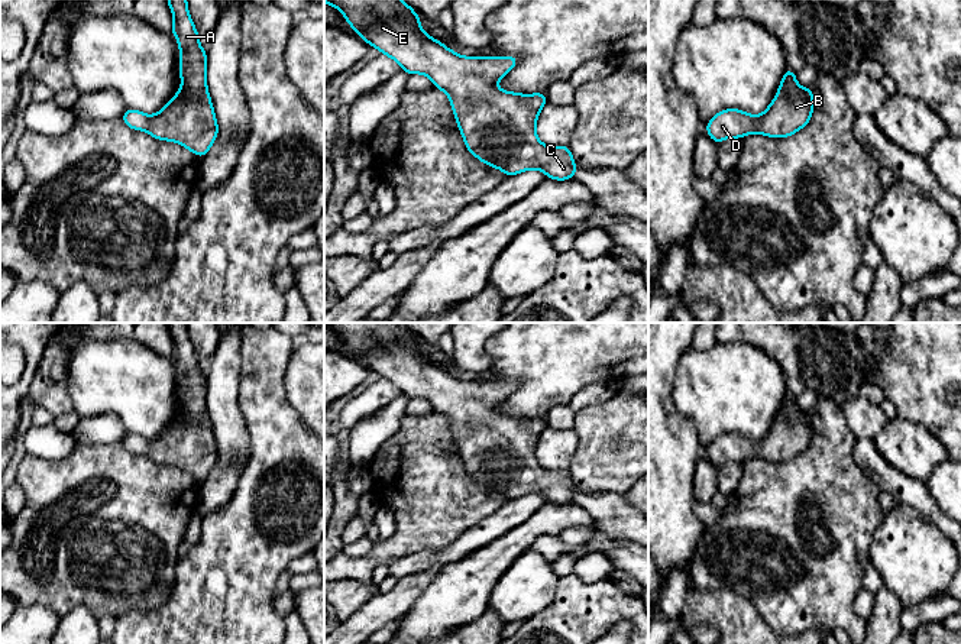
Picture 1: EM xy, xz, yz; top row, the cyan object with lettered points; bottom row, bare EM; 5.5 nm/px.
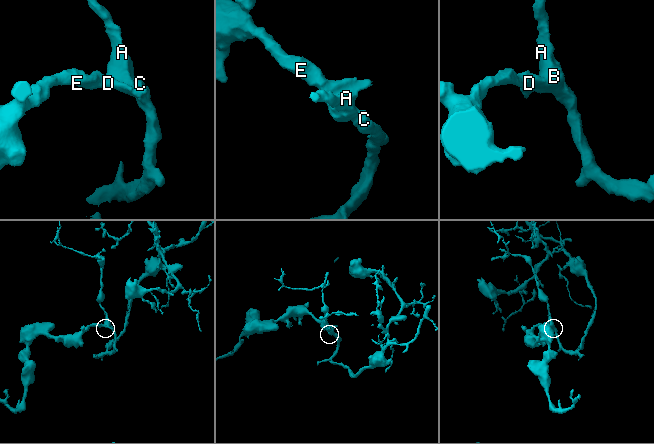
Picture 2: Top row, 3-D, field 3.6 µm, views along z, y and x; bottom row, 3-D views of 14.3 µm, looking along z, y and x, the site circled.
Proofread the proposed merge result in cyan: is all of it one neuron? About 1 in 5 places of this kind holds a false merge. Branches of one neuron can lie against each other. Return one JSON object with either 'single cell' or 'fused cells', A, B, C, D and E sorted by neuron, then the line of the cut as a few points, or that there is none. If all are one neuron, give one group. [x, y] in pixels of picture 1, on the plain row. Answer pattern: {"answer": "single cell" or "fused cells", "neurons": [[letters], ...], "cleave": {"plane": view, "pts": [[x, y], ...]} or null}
{"answer": "single cell", "neurons": [["A", "B", "C", "D", "E"]], "cleave": null}

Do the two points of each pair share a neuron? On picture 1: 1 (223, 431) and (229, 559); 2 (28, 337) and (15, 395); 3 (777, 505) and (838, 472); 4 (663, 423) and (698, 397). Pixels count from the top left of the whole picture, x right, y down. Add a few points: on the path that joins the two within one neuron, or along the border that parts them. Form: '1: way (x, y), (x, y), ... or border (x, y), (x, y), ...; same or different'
1: border (240, 473), (230, 500), (201, 518); different
2: way (31, 352), (31, 369), (25, 381); same
3: way (792, 505), (803, 495), (815, 495), (824, 486); same
4: border (675, 376), (675, 407), (692, 423), (698, 439); different

